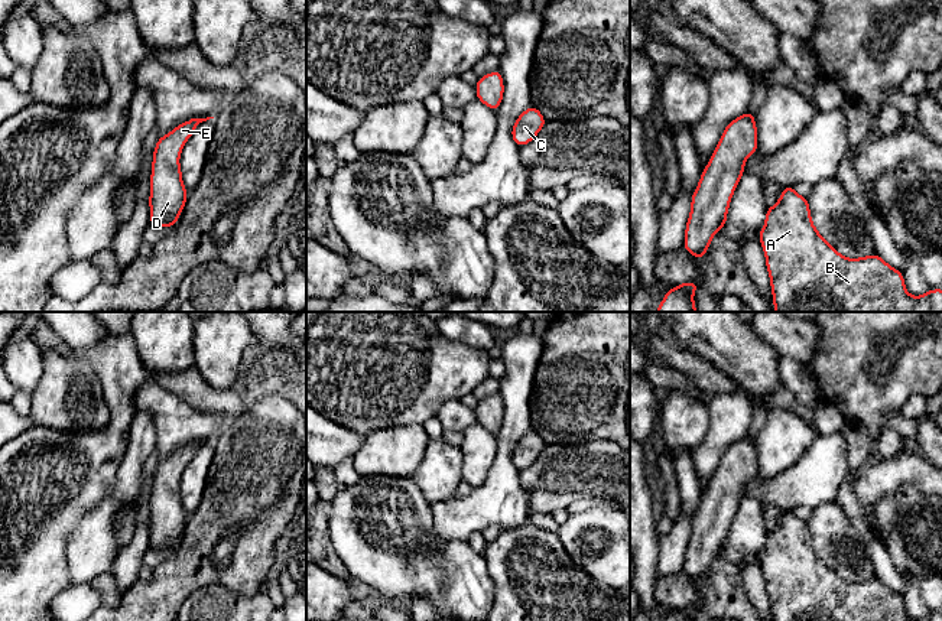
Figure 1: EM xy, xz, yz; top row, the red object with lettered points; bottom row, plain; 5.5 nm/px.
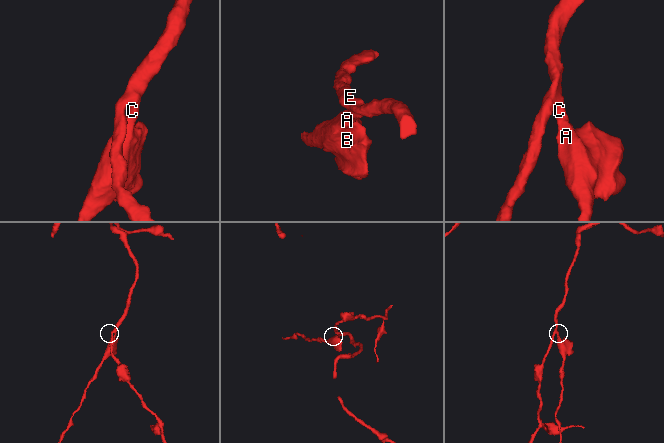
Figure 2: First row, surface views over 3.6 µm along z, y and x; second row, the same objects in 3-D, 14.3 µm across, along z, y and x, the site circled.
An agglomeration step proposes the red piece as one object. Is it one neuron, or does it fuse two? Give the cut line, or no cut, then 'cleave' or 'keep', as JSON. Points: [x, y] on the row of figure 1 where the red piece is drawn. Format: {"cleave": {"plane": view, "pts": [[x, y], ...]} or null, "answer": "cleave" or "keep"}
{"cleave": null, "answer": "keep"}

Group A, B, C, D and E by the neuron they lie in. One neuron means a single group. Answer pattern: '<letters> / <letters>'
A B C D E

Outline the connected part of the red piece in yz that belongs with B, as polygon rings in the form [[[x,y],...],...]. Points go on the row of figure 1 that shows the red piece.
[[[785,186],[780,199],[766,211],[759,240],[766,256],[776,312],[942,312],[942,289],[912,296],[903,273],[878,254],[848,259],[815,228],[806,198]]]

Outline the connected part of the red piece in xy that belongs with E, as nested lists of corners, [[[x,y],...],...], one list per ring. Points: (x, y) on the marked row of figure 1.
[[[214,117],[191,118],[159,137],[150,175],[150,225],[173,227],[183,211],[188,191],[182,182],[179,156],[196,126]]]

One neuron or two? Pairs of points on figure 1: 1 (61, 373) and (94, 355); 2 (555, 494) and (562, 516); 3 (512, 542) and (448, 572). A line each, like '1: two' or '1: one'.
1: two
2: two
3: two

